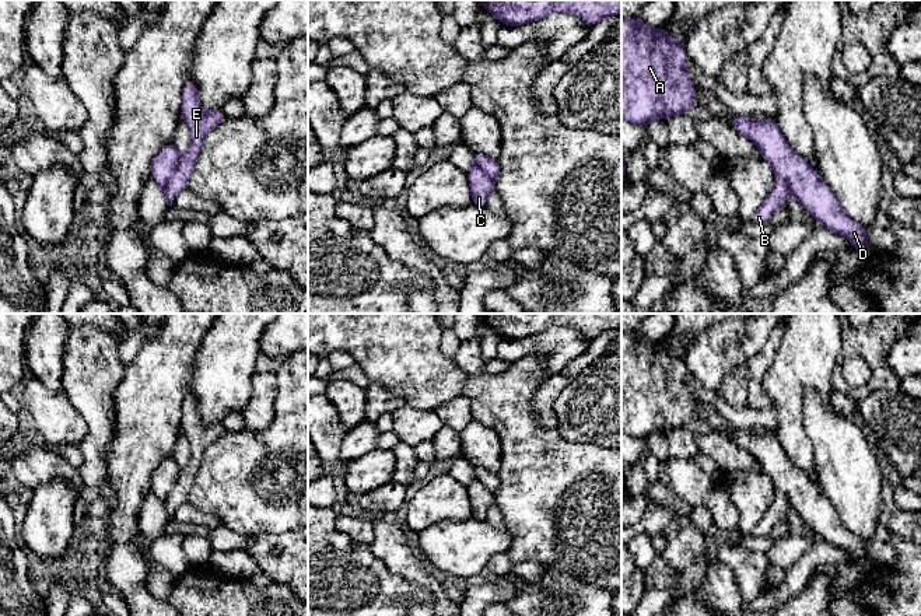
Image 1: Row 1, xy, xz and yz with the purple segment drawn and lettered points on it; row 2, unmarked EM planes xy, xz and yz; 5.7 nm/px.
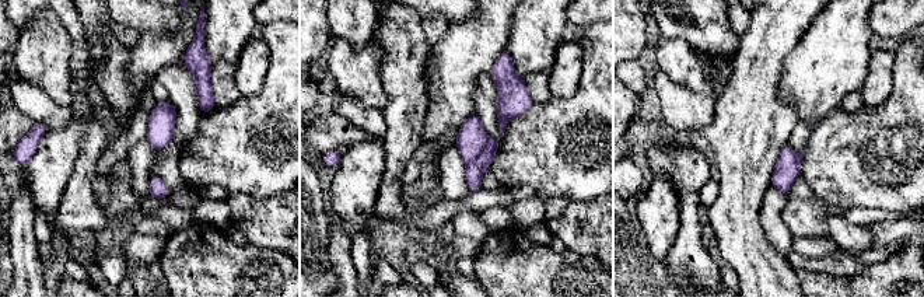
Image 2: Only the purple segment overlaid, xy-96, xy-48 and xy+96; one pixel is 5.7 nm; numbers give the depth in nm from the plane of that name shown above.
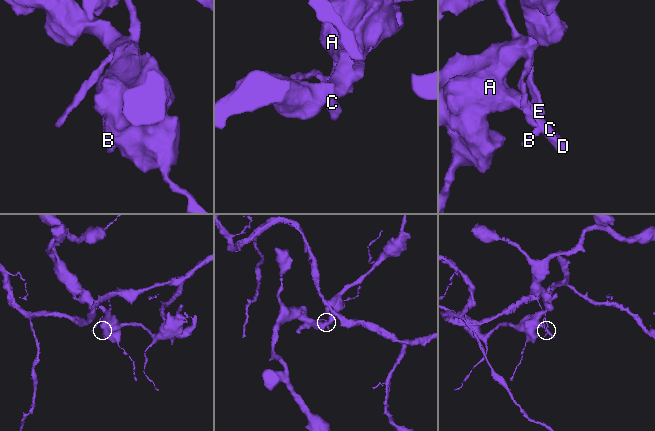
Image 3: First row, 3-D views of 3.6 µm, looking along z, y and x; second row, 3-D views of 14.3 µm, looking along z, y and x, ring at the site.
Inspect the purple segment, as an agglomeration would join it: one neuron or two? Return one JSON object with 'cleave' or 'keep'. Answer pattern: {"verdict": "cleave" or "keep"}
{"verdict": "cleave"}

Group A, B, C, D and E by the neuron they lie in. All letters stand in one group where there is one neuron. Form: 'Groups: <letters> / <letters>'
Groups: A C D / B E

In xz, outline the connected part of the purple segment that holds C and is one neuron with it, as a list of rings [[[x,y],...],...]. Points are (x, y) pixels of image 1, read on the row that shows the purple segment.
[[[473,165],[466,174],[472,192],[472,203],[486,207],[488,195],[495,190],[495,181],[487,176],[477,165]]]

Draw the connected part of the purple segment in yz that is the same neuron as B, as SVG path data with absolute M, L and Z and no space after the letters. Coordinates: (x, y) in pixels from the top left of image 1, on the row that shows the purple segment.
M775 178L775 185L773 190L768 193L763 204L752 217L754 223L768 223L773 213L782 207L787 199L792 195L788 182L782 178Z

